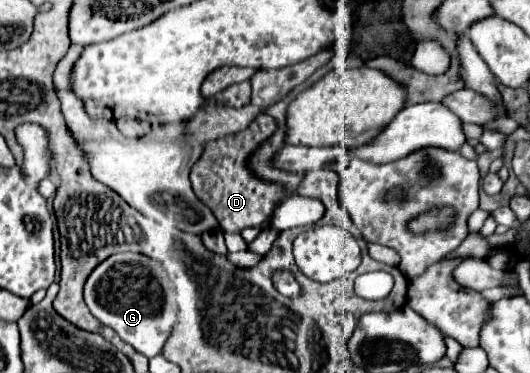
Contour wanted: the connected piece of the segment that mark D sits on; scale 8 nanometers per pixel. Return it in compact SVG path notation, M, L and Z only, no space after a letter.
M258 114L248 124L248 128L236 134L206 142L200 160L190 170L190 182L196 198L212 210L212 214L216 216L224 232L242 232L248 226L266 226L272 216L276 200L284 198L284 192L278 186L256 180L246 170L246 164L244 164L246 156L272 132L274 132L274 120L266 114Z

